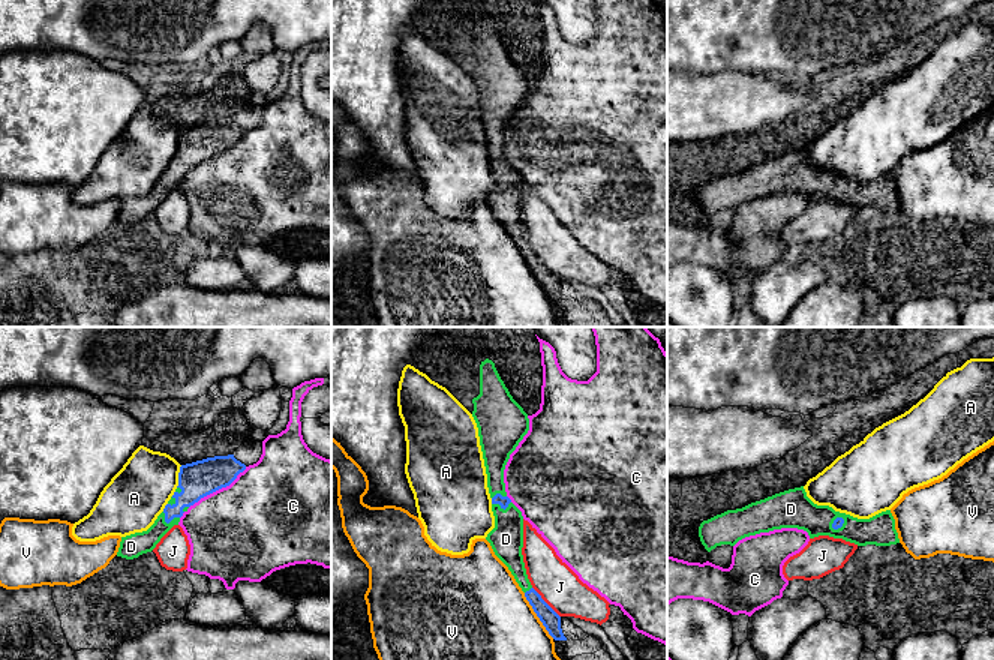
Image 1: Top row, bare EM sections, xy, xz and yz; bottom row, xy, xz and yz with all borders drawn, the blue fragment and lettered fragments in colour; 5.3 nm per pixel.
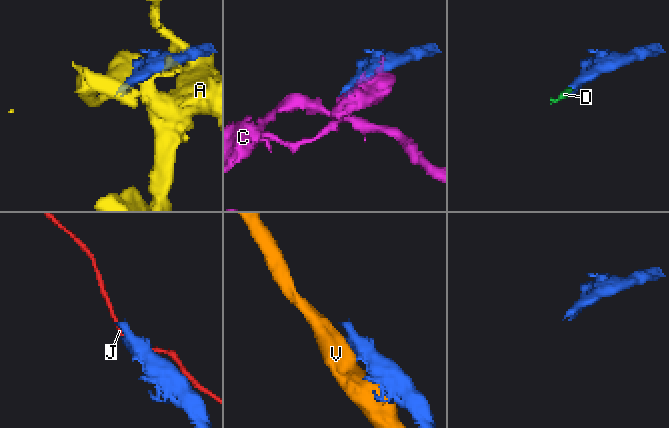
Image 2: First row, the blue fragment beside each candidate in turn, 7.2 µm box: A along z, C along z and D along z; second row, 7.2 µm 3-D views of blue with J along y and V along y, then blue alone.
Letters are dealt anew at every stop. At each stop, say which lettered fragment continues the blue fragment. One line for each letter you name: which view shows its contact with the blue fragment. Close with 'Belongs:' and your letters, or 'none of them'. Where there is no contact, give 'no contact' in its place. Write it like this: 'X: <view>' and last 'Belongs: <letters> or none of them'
D: xy
Belongs: D

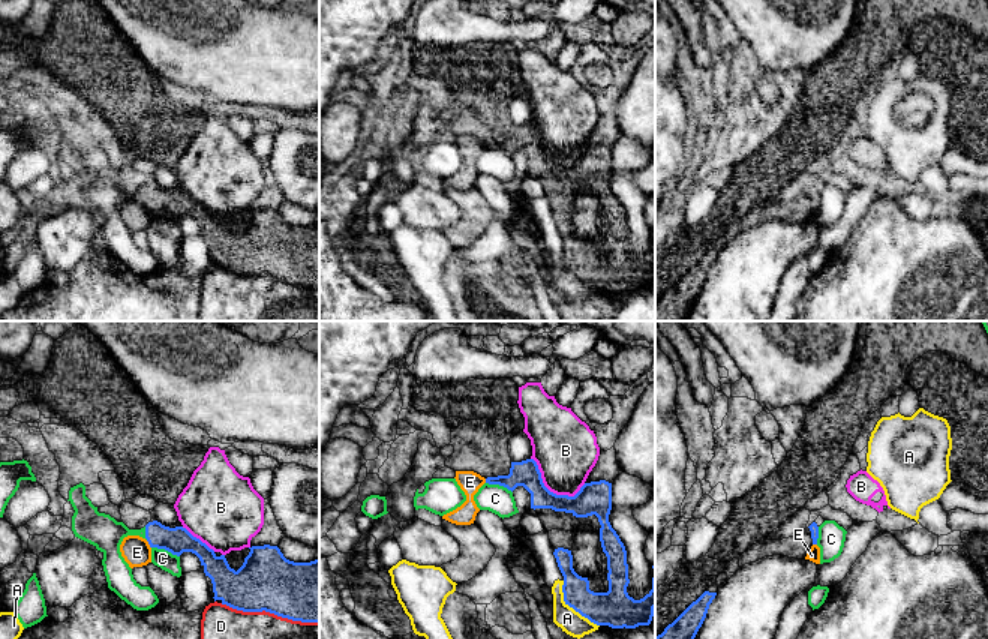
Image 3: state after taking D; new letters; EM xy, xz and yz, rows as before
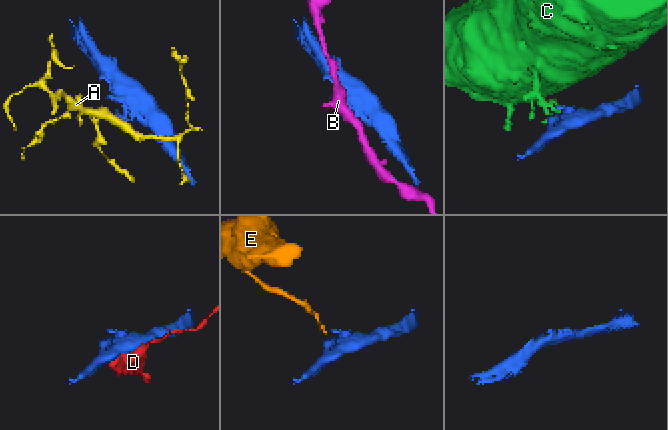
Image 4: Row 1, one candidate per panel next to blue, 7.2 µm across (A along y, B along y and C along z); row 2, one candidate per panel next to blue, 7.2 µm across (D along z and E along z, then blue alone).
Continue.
Belongs: none of them

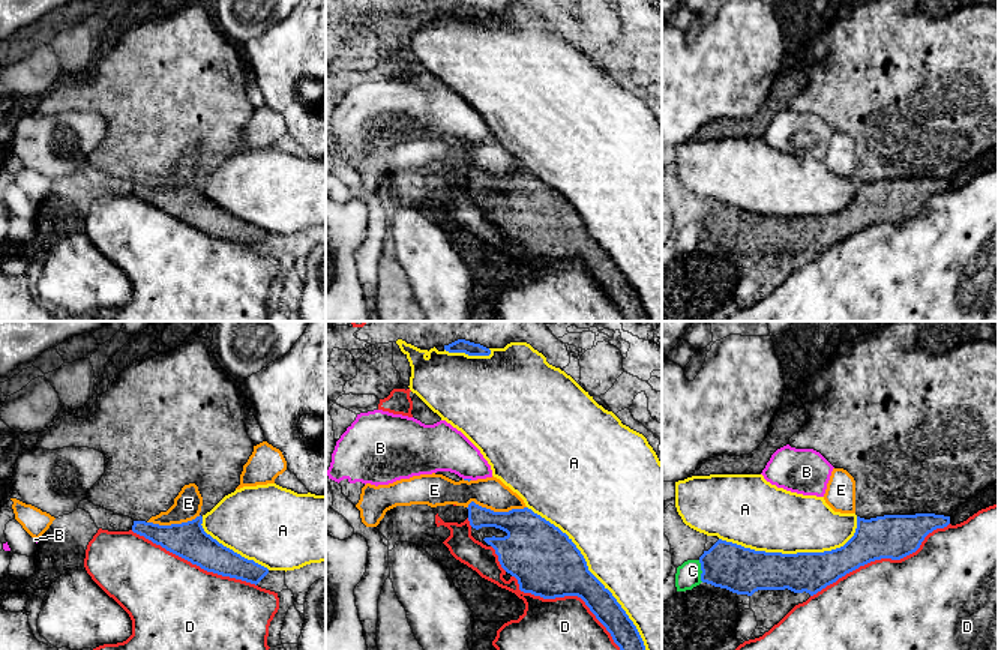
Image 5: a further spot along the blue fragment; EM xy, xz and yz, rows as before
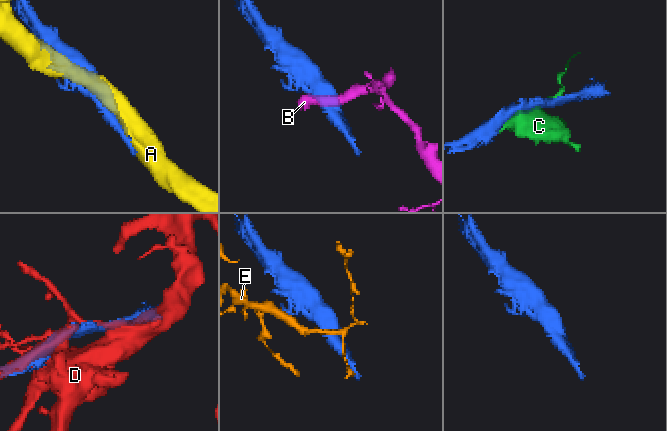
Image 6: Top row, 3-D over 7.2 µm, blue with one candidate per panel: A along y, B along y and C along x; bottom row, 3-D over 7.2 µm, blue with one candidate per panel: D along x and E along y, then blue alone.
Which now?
Belongs: none of them

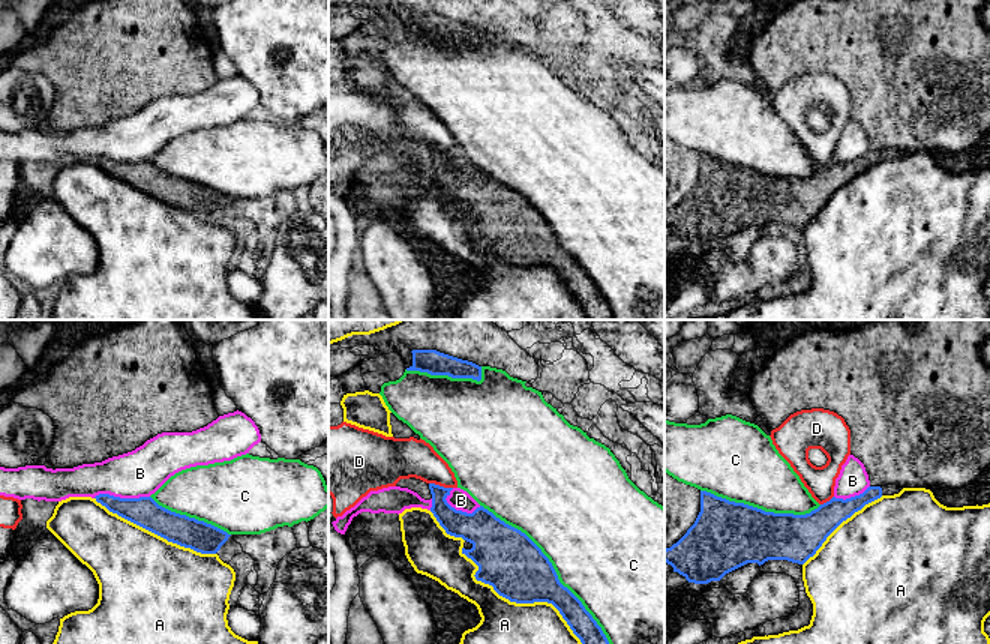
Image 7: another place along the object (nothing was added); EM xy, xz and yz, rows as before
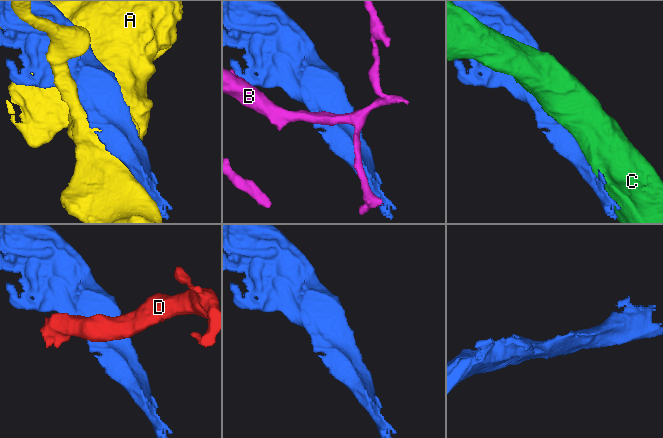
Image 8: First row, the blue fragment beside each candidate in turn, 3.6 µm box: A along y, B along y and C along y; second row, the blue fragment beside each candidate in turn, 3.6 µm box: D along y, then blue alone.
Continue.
Belongs: none of them

